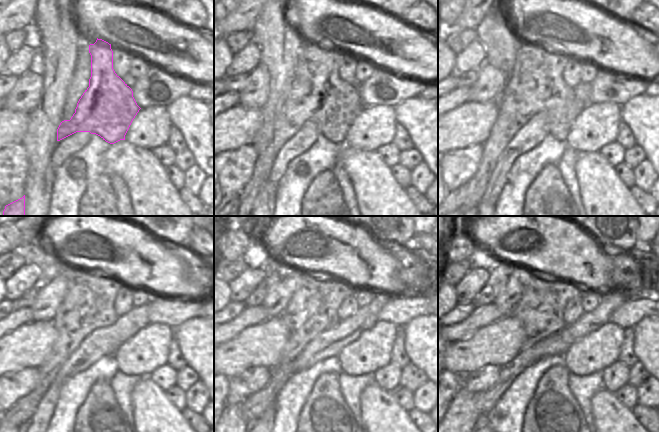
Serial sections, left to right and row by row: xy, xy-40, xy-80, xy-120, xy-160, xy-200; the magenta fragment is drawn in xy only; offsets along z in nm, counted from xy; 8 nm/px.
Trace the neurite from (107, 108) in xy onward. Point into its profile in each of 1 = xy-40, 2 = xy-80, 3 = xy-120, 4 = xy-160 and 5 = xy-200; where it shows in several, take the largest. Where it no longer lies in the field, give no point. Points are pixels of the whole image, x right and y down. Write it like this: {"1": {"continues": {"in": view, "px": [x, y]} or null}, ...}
{"1": {"continues": {"in": "xy-40", "px": [317, 93]}}, "2": {"continues": {"in": "xy-80", "px": [535, 84]}}, "3": {"continues": {"in": "xy-120", "px": [89, 304]}}, "4": {"continues": {"in": "xy-160", "px": [312, 309]}}, "5": {"continues": {"in": "xy-200", "px": [540, 308]}}}

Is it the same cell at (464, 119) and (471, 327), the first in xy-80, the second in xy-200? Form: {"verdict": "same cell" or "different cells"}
{"verdict": "different cells"}

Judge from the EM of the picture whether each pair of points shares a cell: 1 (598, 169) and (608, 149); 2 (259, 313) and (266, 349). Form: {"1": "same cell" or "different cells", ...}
{"1": "different cells", "2": "different cells"}

